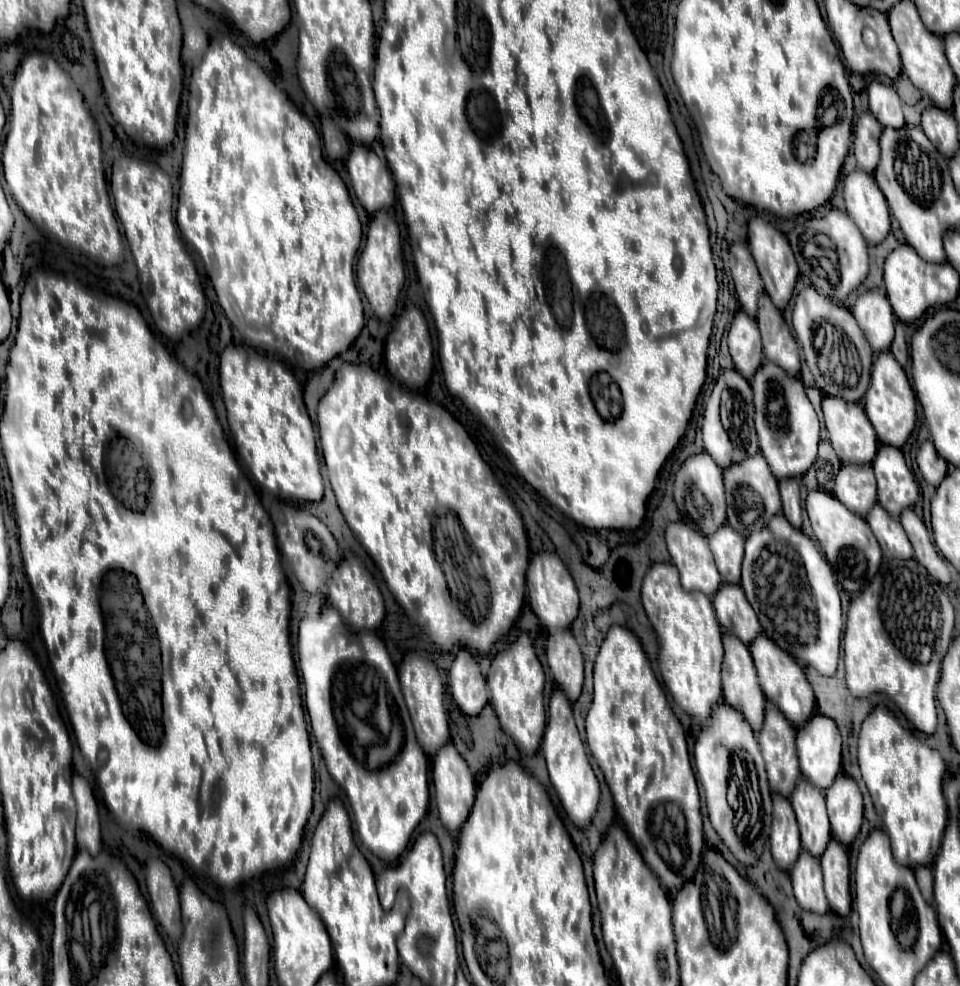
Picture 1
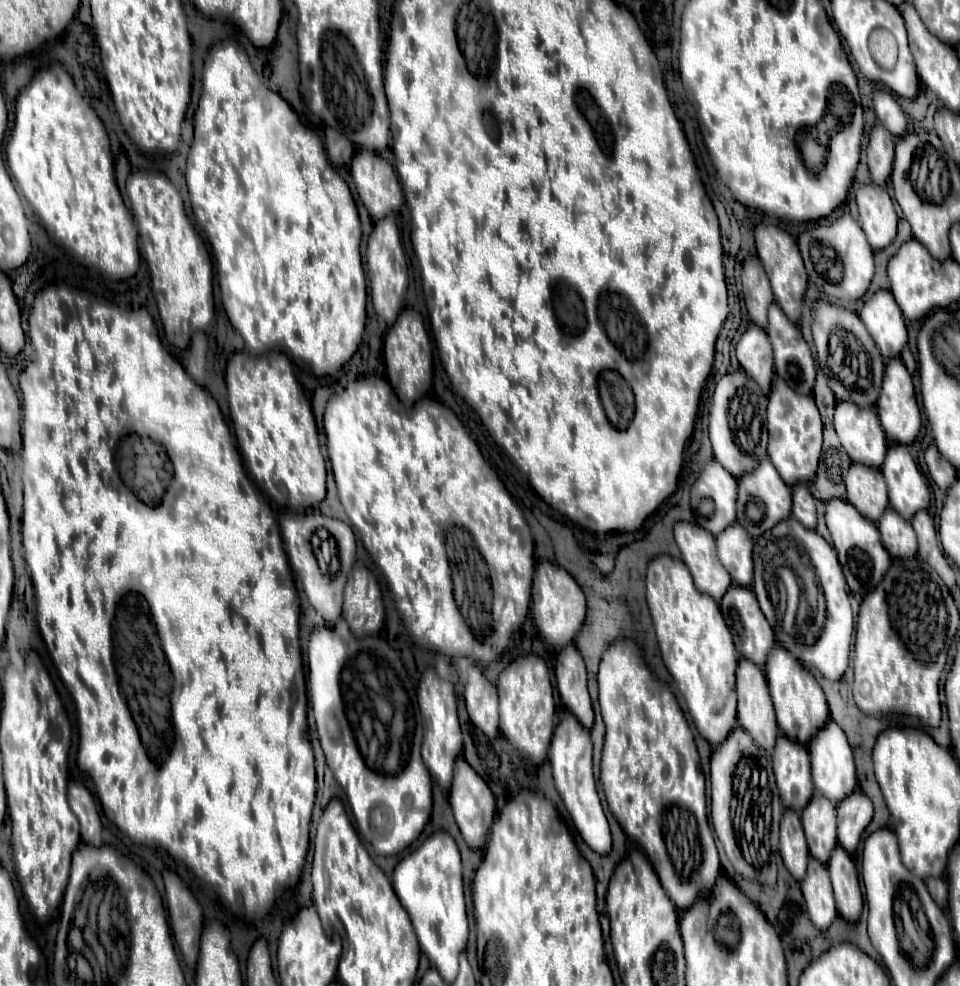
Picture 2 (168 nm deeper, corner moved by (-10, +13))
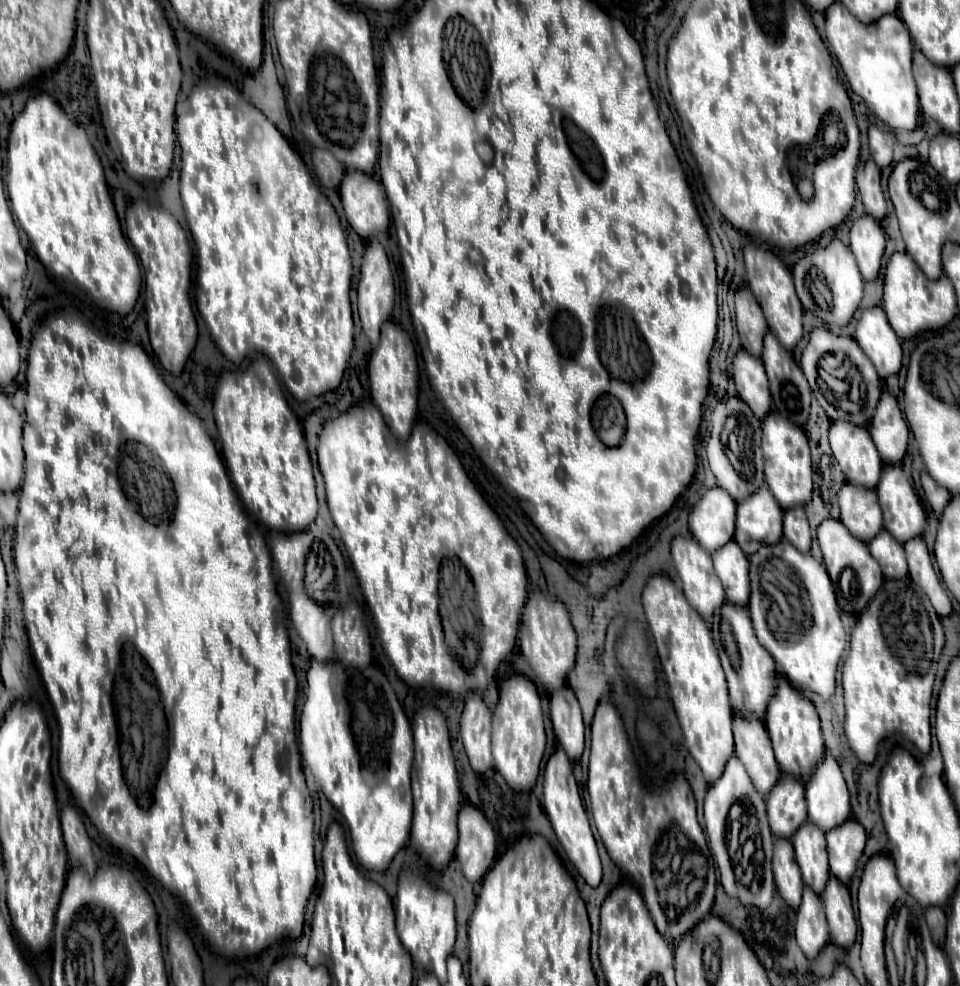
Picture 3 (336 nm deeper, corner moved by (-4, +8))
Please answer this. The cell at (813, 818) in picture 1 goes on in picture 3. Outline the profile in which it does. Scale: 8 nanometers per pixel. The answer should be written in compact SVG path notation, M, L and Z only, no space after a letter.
M805 822L797 834L793 834L795 858L801 868L803 882L811 886L817 894L823 892L829 878L829 864L825 854L825 834L817 830L811 822Z

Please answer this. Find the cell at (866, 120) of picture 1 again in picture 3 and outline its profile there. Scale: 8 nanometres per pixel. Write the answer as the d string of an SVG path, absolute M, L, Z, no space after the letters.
M873 158L865 162L863 172L857 176L857 186L865 204L865 212L881 220L885 216L885 196L881 190L881 170Z

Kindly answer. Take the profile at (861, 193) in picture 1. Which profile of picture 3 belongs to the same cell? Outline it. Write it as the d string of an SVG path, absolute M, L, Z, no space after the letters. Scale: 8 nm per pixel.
M863 214L853 222L849 248L857 258L863 278L875 280L881 270L881 258L885 250L885 232L871 214Z

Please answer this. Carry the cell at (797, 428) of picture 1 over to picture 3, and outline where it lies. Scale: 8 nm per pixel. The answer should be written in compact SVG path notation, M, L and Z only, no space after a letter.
M769 412L763 418L761 448L765 454L765 482L781 508L793 508L807 504L813 490L813 468L809 454L809 440L801 426L793 426L789 418L781 418L777 412Z

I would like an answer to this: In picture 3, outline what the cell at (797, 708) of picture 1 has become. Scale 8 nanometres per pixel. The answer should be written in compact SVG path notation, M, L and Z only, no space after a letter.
M777 676L777 690L767 706L765 716L765 728L769 732L769 738L773 742L775 758L785 774L791 774L799 780L807 780L815 764L823 758L825 746L823 746L823 734L821 734L821 722L819 714L809 698L799 694L785 678Z

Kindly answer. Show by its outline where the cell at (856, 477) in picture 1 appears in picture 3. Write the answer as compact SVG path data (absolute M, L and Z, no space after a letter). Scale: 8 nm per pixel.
M845 482L839 490L839 508L841 522L855 538L863 542L869 542L883 528L875 490L865 490L865 486Z

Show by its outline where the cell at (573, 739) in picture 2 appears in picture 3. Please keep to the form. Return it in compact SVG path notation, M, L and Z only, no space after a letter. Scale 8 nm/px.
M557 748L543 772L545 784L543 784L543 808L553 824L553 830L561 842L561 846L565 848L567 858L573 862L573 866L579 870L579 874L585 878L585 882L589 886L599 886L601 882L601 858L599 858L599 850L597 850L597 840L593 836L591 824L589 824L589 816L587 810L583 806L583 798L579 794L577 788L577 780L573 776L573 764L569 762L565 750Z

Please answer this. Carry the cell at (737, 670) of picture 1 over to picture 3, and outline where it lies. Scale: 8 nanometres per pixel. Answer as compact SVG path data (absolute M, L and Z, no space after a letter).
M733 714L733 734L735 756L743 762L755 788L761 794L767 794L781 776L781 770L777 766L765 724L757 722L757 718L737 718L737 714Z

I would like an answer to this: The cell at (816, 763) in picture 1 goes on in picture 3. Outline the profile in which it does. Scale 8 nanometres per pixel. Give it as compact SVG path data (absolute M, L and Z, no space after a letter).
M831 754L823 756L817 770L809 776L809 782L805 782L805 798L809 822L817 824L821 830L831 830L851 816L849 788L839 762Z

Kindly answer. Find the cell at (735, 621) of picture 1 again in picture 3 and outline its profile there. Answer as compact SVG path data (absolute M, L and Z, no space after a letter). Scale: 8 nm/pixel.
M725 602L725 606L721 606L721 618L725 618L731 624L735 642L739 646L739 656L741 656L739 666L735 668L731 664L729 656L725 654L723 644L717 642L719 656L721 656L721 664L723 664L723 670L725 670L725 676L727 676L727 684L729 684L731 708L733 708L733 712L755 714L755 716L763 718L765 716L767 702L769 702L769 698L775 692L775 680L773 680L775 678L775 662L773 662L771 654L759 644L759 640L755 636L755 630L753 630L753 624L751 624L751 618L749 618L749 612L747 612L745 606L733 606L733 604Z

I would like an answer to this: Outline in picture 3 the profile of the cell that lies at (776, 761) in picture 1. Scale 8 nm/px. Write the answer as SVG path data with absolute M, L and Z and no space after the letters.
M781 774L777 786L773 786L767 796L767 816L771 830L783 838L791 838L793 832L807 822L805 788L799 778Z

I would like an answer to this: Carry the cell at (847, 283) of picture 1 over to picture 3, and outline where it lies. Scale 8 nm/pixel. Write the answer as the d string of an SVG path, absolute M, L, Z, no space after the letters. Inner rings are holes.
M833 238L825 248L817 248L813 254L799 258L799 262L793 266L793 276L795 276L797 296L799 296L799 300L801 300L801 304L803 304L803 308L815 312L825 324L845 326L845 324L851 320L851 316L855 314L855 310L857 310L857 306L859 306L859 302L861 302L865 280L861 278L861 272L857 270L857 260L853 258L853 252L849 250L849 246L845 246L841 240ZM809 266L815 266L817 270L821 270L821 272L825 274L827 286L829 286L831 292L833 292L833 308L831 308L827 314L823 314L823 312L819 310L819 306L817 306L815 300L813 300L813 296L811 296L809 290L805 288L805 272L809 270Z

